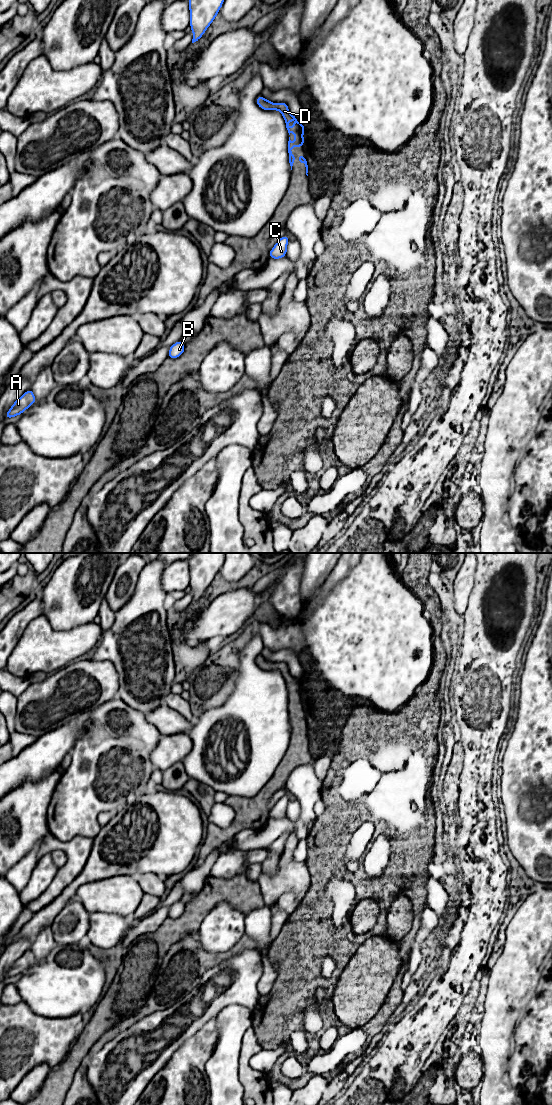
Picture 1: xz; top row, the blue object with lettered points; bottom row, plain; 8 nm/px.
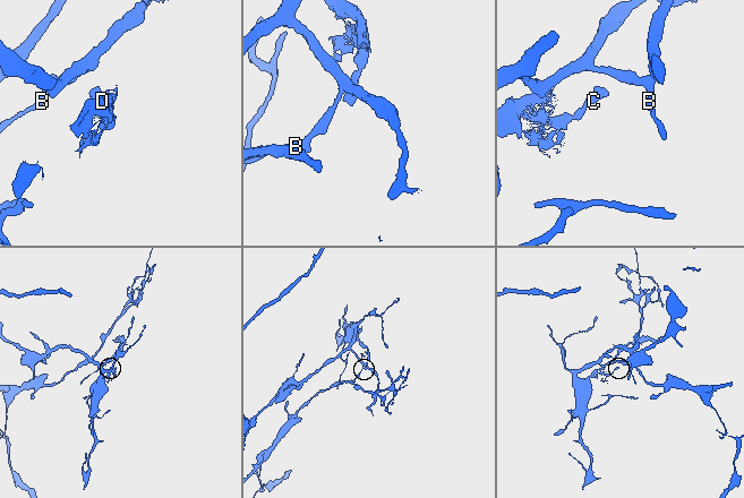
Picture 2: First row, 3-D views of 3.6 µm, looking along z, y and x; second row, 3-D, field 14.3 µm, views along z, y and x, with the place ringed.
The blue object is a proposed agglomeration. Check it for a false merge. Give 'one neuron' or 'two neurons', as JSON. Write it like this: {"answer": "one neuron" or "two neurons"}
{"answer": "two neurons"}

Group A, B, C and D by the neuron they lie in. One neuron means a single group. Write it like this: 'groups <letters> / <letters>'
groups A B C / D

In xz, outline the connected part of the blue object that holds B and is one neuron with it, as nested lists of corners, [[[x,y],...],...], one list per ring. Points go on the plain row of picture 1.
[[[181,901],[175,902],[169,908],[168,918],[176,919],[180,917],[185,911],[185,904]]]

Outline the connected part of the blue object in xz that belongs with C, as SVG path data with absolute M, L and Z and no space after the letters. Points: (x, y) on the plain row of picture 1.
M282 796L274 805L274 807L269 812L269 818L281 819L287 814L287 805L289 803L288 796Z

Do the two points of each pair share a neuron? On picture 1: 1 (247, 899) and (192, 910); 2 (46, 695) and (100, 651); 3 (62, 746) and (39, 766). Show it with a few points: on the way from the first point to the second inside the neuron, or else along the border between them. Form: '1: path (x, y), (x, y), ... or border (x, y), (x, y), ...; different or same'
1: path (233, 896), (210, 896), (206, 900); same
2: border (92, 659), (109, 660), (115, 668); different
3: path (56, 749), (45, 760); same

